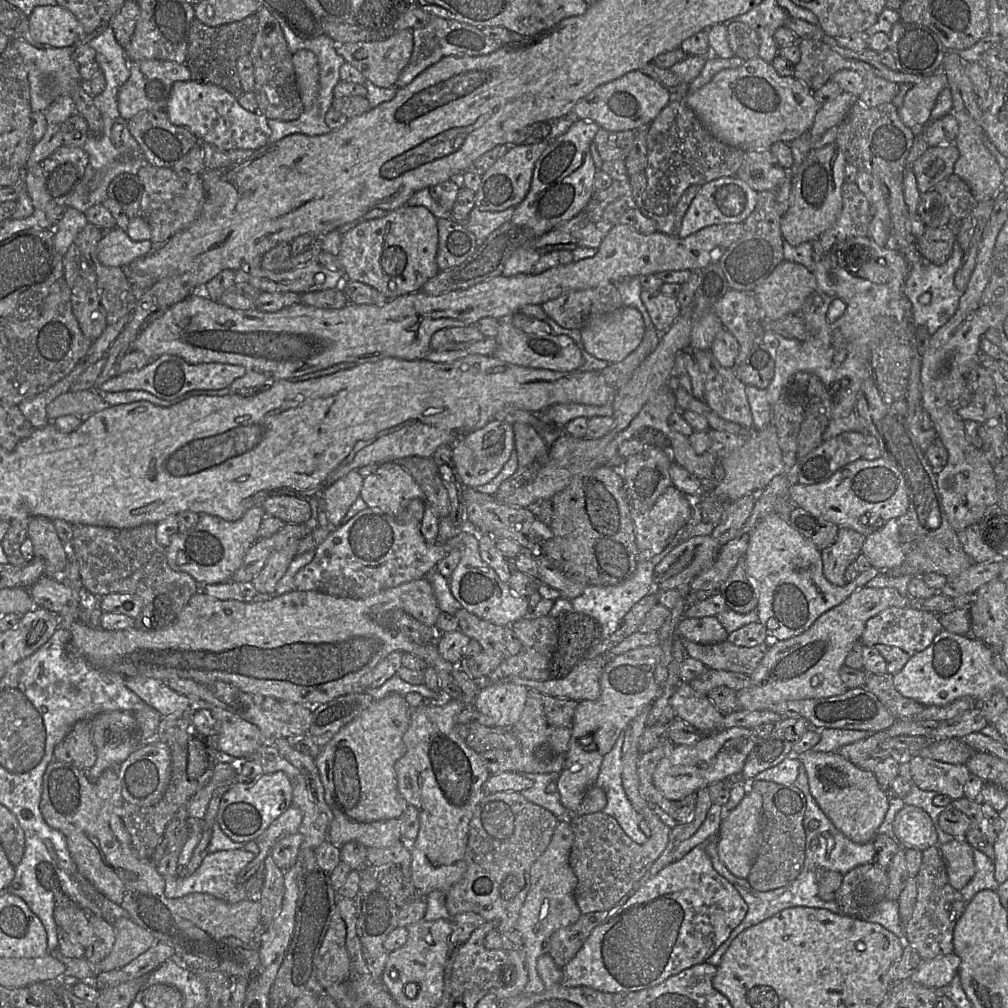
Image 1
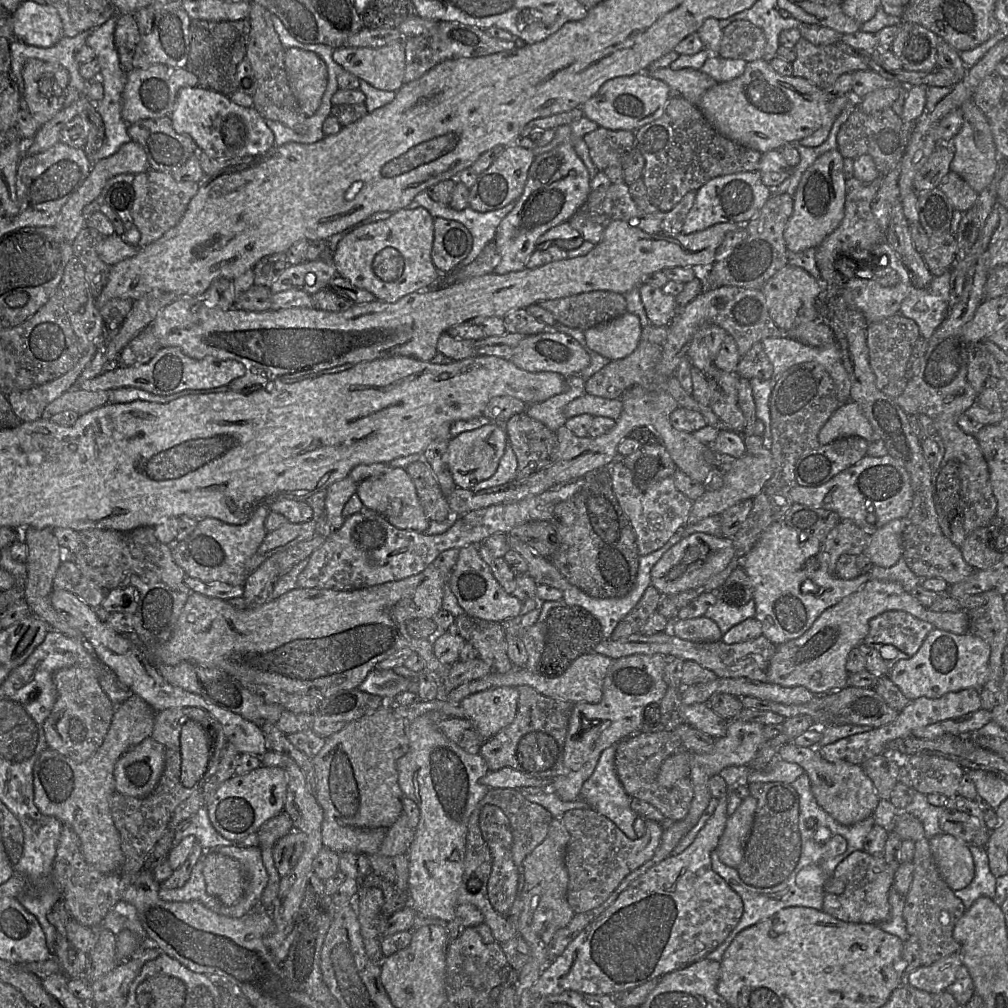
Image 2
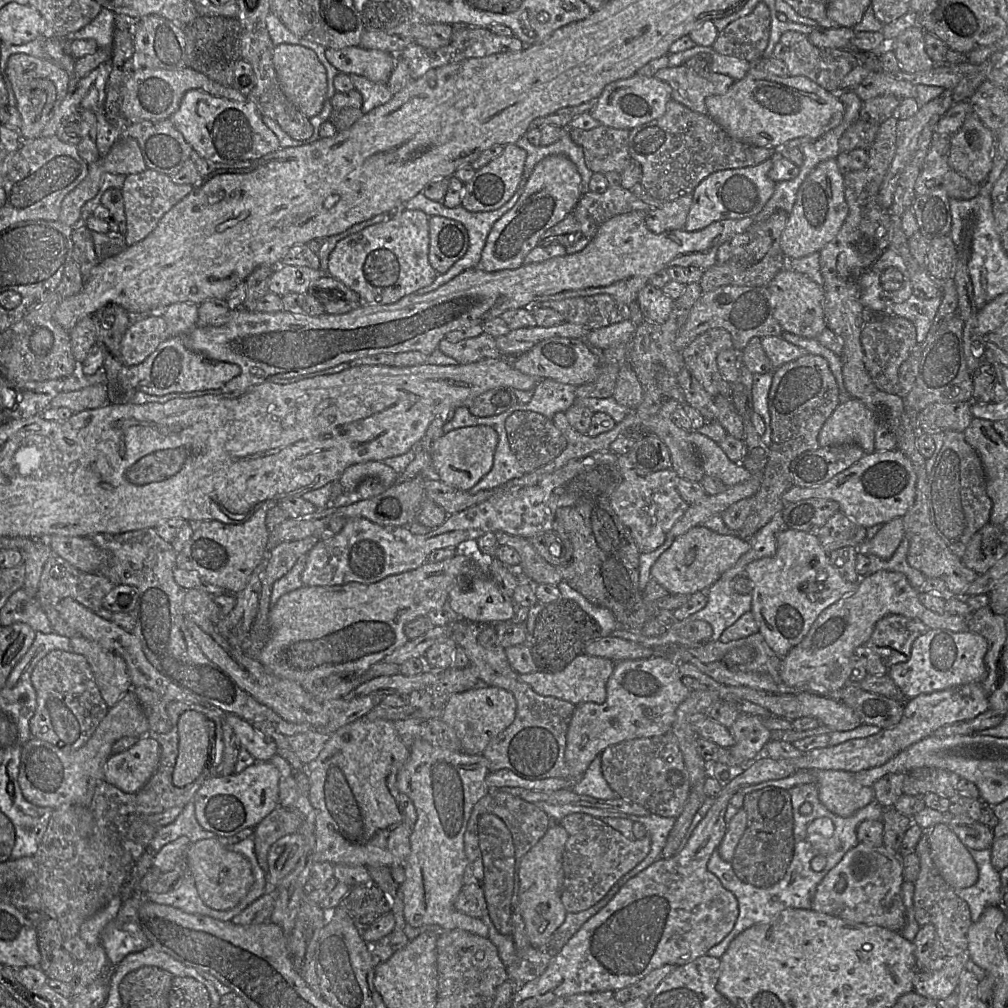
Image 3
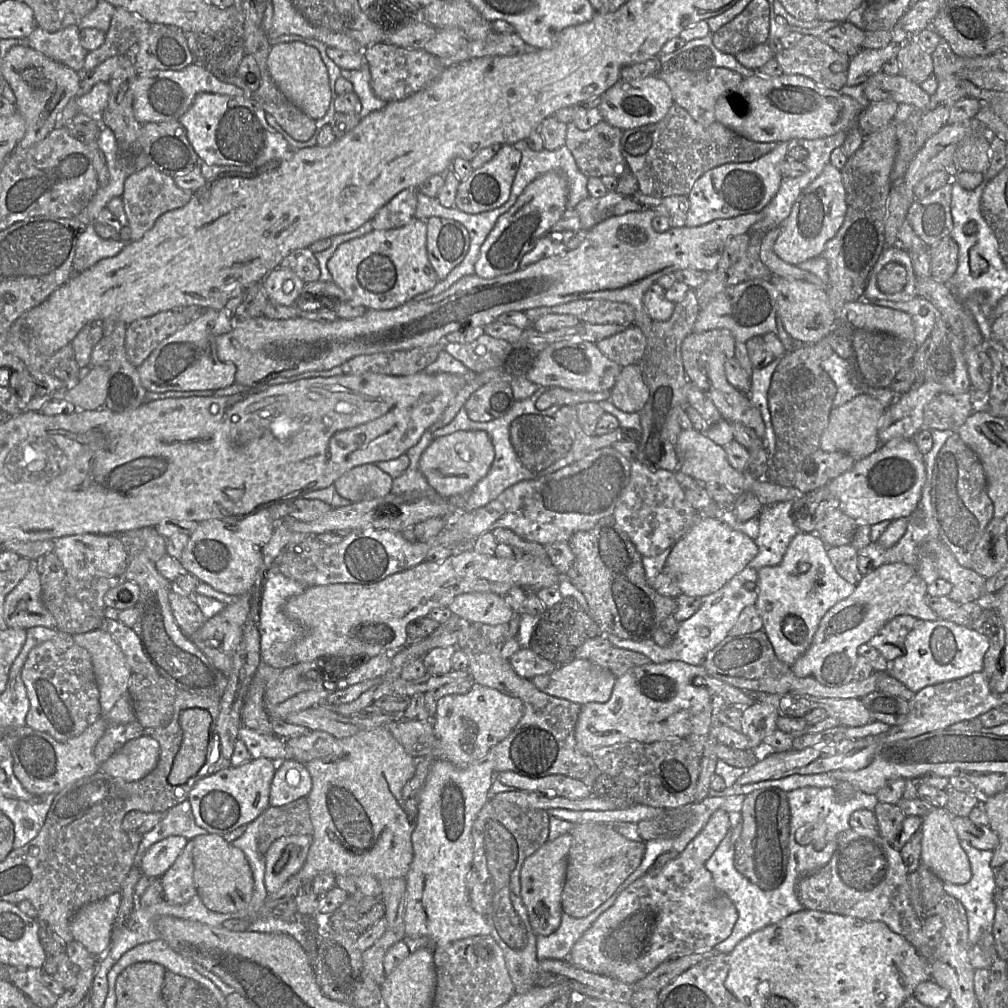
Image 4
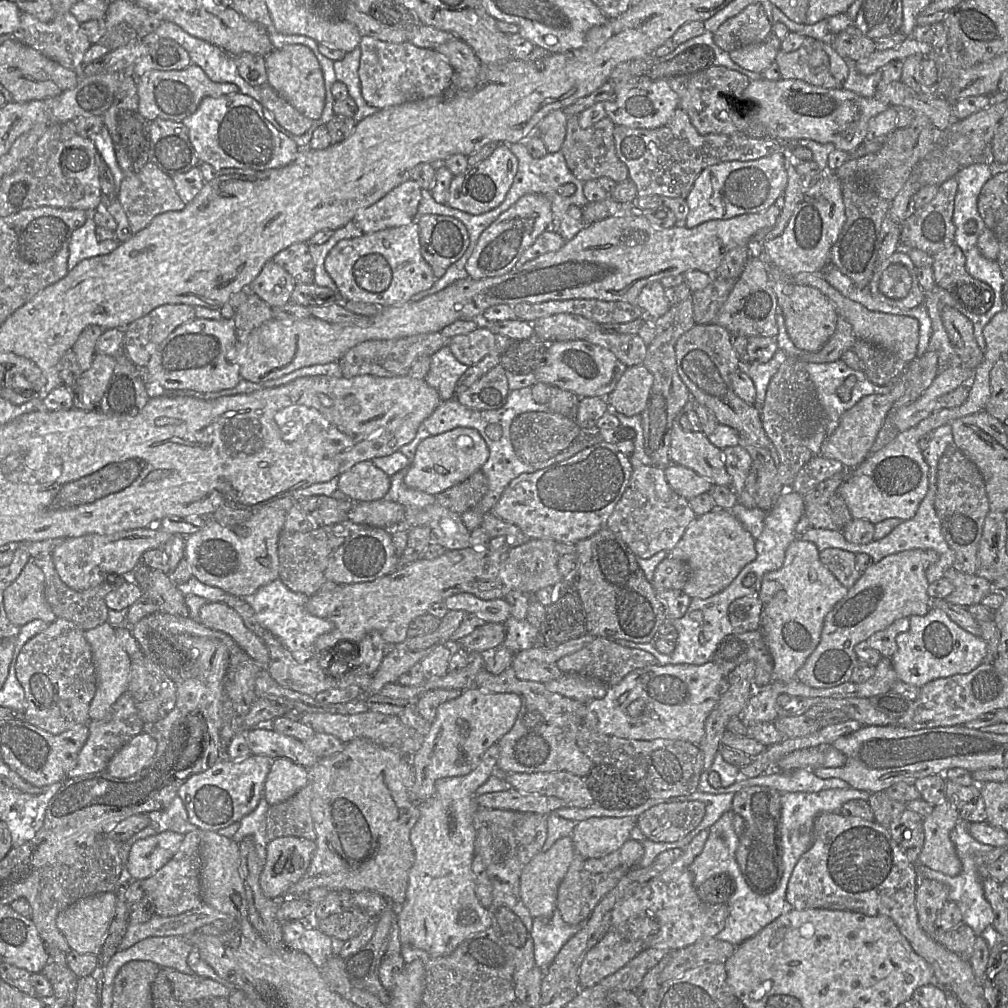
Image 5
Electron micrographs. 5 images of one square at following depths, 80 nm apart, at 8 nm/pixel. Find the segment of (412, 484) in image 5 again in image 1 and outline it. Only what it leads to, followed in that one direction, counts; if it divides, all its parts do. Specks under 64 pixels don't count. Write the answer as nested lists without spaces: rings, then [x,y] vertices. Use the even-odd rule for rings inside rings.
[[[493,420],[465,436],[452,449],[456,472],[465,487],[477,488],[493,480],[514,451],[513,424]]]

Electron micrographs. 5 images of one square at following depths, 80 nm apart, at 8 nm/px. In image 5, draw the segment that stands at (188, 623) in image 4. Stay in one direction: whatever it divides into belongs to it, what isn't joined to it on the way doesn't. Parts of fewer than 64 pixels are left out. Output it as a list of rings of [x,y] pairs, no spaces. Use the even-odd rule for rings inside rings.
[[[149,570],[149,585],[147,590],[143,591],[143,596],[154,600],[160,610],[172,615],[188,617],[189,610],[185,603],[183,595],[174,584],[169,575],[160,570]]]

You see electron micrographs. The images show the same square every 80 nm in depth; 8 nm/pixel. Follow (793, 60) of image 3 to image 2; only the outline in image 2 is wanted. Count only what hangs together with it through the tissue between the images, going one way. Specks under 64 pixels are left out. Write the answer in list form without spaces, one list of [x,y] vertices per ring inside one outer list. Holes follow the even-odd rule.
[[[801,37],[794,48],[796,59],[792,62],[792,76],[804,78],[822,90],[833,85],[845,73],[866,69],[863,61],[845,53],[835,44],[816,46]]]

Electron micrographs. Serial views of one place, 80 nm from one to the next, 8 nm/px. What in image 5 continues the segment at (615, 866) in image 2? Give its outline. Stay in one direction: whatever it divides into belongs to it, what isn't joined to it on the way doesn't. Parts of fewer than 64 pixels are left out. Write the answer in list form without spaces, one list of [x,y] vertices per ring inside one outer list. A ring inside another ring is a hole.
[[[574,849],[572,863],[558,888],[556,911],[560,913],[563,921],[569,925],[578,925],[584,922],[593,912],[600,900],[630,871],[630,867],[619,866],[608,872],[592,874],[584,869],[585,860],[586,859],[576,853]]]

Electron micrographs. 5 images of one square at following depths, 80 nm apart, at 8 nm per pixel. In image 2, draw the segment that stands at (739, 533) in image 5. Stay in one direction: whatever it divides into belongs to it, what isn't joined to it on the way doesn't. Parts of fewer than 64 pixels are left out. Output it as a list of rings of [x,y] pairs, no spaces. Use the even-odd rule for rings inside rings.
[[[693,533],[670,548],[651,569],[651,583],[663,595],[675,596],[688,590],[702,590],[707,581],[723,571],[736,557],[731,538]]]

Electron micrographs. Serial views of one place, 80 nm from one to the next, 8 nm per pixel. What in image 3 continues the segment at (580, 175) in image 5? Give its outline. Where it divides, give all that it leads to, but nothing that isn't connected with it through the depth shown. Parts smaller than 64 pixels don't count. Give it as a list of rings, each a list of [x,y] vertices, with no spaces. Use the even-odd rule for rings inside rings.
[[[599,125],[590,130],[568,131],[572,141],[582,148],[585,164],[593,173],[621,173],[632,160],[629,130]]]

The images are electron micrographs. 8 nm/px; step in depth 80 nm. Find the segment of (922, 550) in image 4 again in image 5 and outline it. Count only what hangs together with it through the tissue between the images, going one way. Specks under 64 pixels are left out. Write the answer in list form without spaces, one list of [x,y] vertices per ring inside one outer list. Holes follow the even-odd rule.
[[[953,566],[944,573],[944,578],[954,586],[953,592],[945,600],[962,607],[980,604],[993,591],[992,583],[985,578],[959,572]]]

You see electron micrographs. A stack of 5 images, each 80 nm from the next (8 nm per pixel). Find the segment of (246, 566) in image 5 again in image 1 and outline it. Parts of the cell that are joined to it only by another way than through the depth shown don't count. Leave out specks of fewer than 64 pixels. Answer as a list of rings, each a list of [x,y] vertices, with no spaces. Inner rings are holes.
[[[261,504],[249,508],[237,521],[227,521],[221,517],[203,514],[199,522],[184,533],[177,533],[166,548],[166,558],[171,569],[190,574],[199,585],[232,582],[234,573],[241,567],[250,547],[259,539],[259,529],[266,513]]]

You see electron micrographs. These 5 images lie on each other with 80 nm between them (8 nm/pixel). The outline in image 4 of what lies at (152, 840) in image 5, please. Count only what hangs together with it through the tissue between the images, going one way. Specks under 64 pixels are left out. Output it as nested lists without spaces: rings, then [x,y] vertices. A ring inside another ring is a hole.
[[[169,836],[147,849],[140,857],[138,867],[143,875],[160,878],[176,861],[188,843],[184,836]]]

